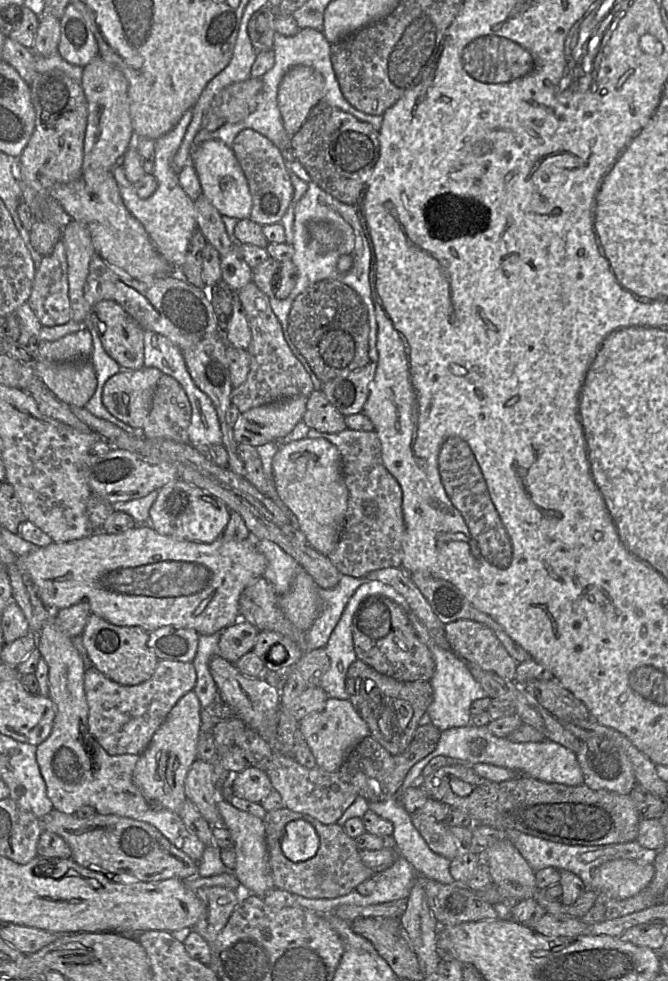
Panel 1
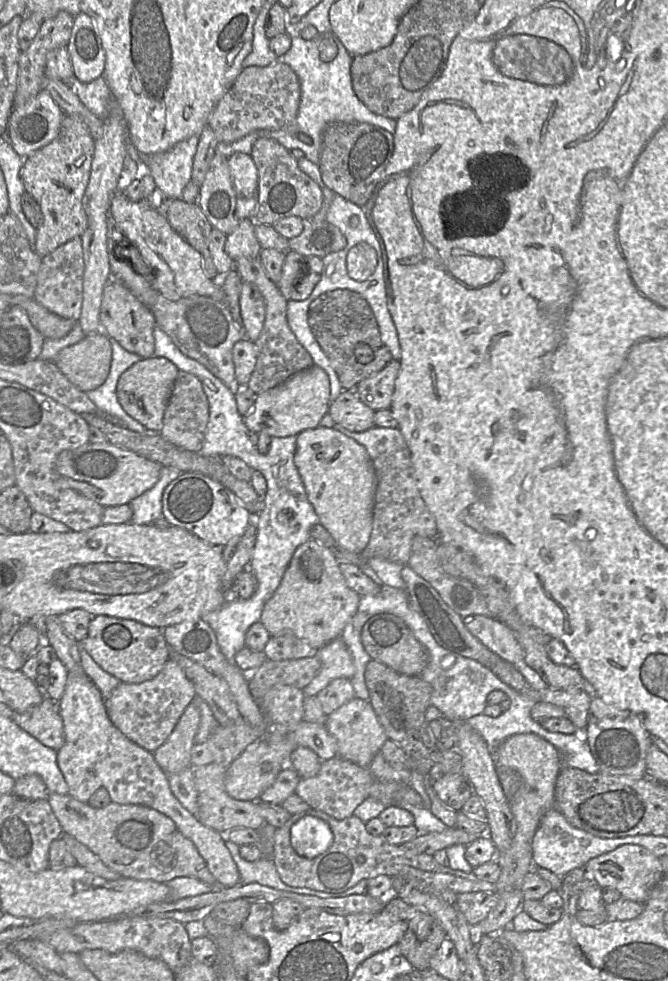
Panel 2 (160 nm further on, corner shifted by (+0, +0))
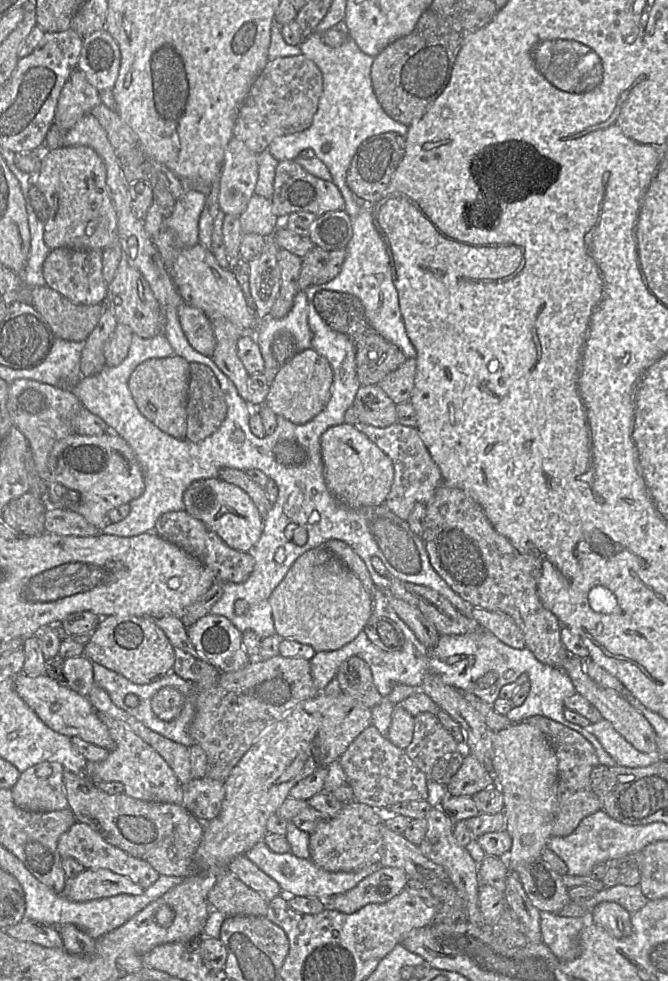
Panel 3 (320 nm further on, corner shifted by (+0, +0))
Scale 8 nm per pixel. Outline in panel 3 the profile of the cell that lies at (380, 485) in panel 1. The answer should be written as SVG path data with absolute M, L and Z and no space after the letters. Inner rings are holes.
M361 422L355 423L354 426L364 433L392 460L394 479L385 504L399 518L408 521L416 504L428 504L437 488L442 484L441 471L432 459L417 428L398 423L385 428L375 427Z

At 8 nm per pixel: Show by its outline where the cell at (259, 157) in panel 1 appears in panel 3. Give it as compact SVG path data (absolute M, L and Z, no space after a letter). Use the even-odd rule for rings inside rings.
M282 160L278 163L271 202L273 213L279 219L299 212L310 212L316 216L322 216L325 213L345 208L345 200L334 182L322 180L310 174L294 160Z

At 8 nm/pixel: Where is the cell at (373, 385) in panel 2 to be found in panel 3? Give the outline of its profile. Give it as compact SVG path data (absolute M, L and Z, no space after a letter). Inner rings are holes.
M408 358L399 368L384 377L378 385L395 404L409 402L416 375L416 360Z

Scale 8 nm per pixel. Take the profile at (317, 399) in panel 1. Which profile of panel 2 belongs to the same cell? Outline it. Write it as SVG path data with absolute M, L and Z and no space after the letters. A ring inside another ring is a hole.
M354 390L343 391L329 405L328 414L341 427L355 431L366 431L375 426L375 411L361 401Z

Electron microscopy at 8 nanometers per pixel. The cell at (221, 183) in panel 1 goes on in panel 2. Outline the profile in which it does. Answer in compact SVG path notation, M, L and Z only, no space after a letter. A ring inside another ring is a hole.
M235 152L228 157L228 166L238 197L256 196L258 171L251 156Z

